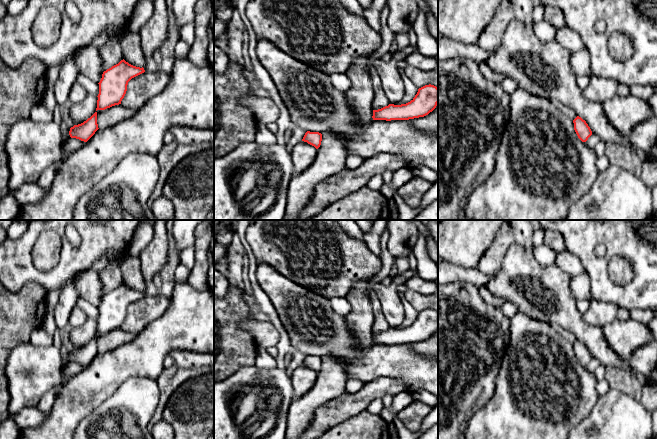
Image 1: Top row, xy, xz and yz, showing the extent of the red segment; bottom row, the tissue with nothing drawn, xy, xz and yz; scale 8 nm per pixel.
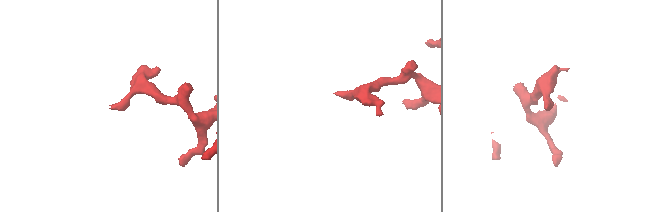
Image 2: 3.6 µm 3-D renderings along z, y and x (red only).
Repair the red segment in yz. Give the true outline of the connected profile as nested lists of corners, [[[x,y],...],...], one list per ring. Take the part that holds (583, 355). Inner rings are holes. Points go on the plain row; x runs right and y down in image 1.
[[[577,340],[574,344],[574,354],[578,360],[578,362],[582,366],[586,366],[588,362],[592,359],[592,355],[585,344],[581,341]]]

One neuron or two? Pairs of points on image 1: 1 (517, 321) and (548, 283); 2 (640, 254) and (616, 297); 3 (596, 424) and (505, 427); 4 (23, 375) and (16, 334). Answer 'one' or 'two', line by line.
1: two
2: one
3: two
4: two

